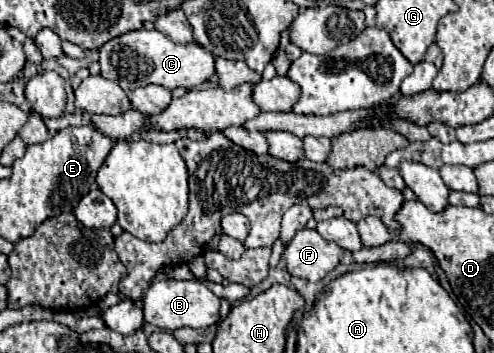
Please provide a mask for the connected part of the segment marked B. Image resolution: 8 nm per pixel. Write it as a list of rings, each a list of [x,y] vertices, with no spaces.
[[[160,280],[152,282],[144,296],[144,320],[160,330],[176,330],[182,326],[208,328],[220,320],[220,298],[202,282]]]

